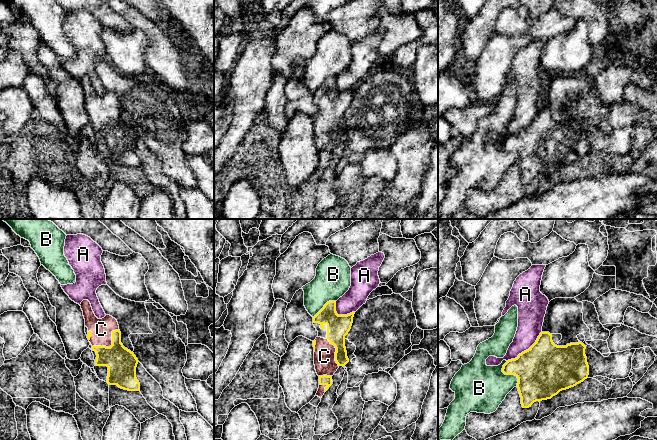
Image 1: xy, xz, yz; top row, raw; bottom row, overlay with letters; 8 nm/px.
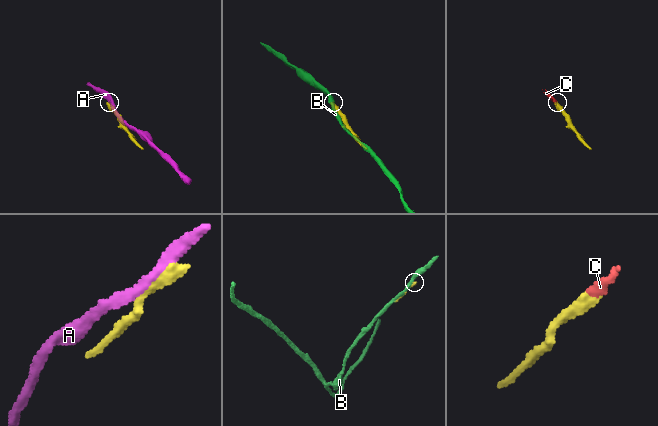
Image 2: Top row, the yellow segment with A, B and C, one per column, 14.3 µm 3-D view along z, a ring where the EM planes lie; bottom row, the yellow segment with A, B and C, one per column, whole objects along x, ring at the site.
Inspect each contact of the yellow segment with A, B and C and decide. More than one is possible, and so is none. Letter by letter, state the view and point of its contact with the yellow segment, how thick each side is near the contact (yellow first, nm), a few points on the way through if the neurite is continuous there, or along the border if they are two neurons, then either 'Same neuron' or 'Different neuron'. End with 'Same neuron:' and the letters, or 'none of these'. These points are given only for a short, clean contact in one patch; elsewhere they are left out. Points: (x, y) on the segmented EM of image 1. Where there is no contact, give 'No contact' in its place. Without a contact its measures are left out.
A: Touches yellow at yz (526, 350). Thickness 420 nm (yellow) against 200 nm. Different neuron
B: Touches yellow at yz (508, 374). Thickness 360 nm (yellow) against 380 nm. Different neuron
C: Touches yellow at xy (111, 345). Thickness 240 nm (yellow) against 170 nm. Same neuron
Same neuron: C

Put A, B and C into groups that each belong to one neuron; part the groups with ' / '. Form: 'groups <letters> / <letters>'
groups A / B / C

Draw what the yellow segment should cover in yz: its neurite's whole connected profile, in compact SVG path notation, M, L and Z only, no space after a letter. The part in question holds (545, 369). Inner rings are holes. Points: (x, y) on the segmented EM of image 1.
M541 332L528 350L503 365L502 372L518 378L517 388L522 407L529 408L534 402L551 399L560 391L574 387L588 378L589 366L585 349L582 342L557 346L552 341L552 334Z

